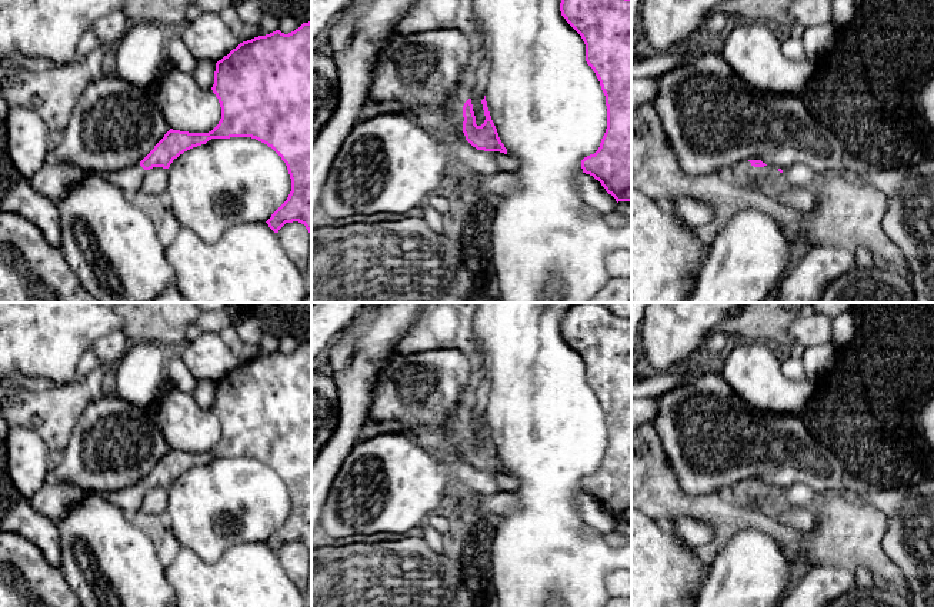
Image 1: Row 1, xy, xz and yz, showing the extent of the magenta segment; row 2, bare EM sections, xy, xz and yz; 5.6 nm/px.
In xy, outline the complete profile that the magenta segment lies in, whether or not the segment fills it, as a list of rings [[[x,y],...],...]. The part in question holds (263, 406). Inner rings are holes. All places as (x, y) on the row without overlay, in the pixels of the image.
[[[311,341],[288,354],[276,350],[240,363],[216,383],[211,410],[221,427],[221,438],[211,451],[189,453],[170,448],[140,483],[104,493],[107,500],[130,517],[140,510],[147,490],[169,488],[174,478],[193,467],[211,458],[251,457],[281,477],[291,498],[287,520],[266,543],[278,553],[286,543],[298,541],[311,557]]]

